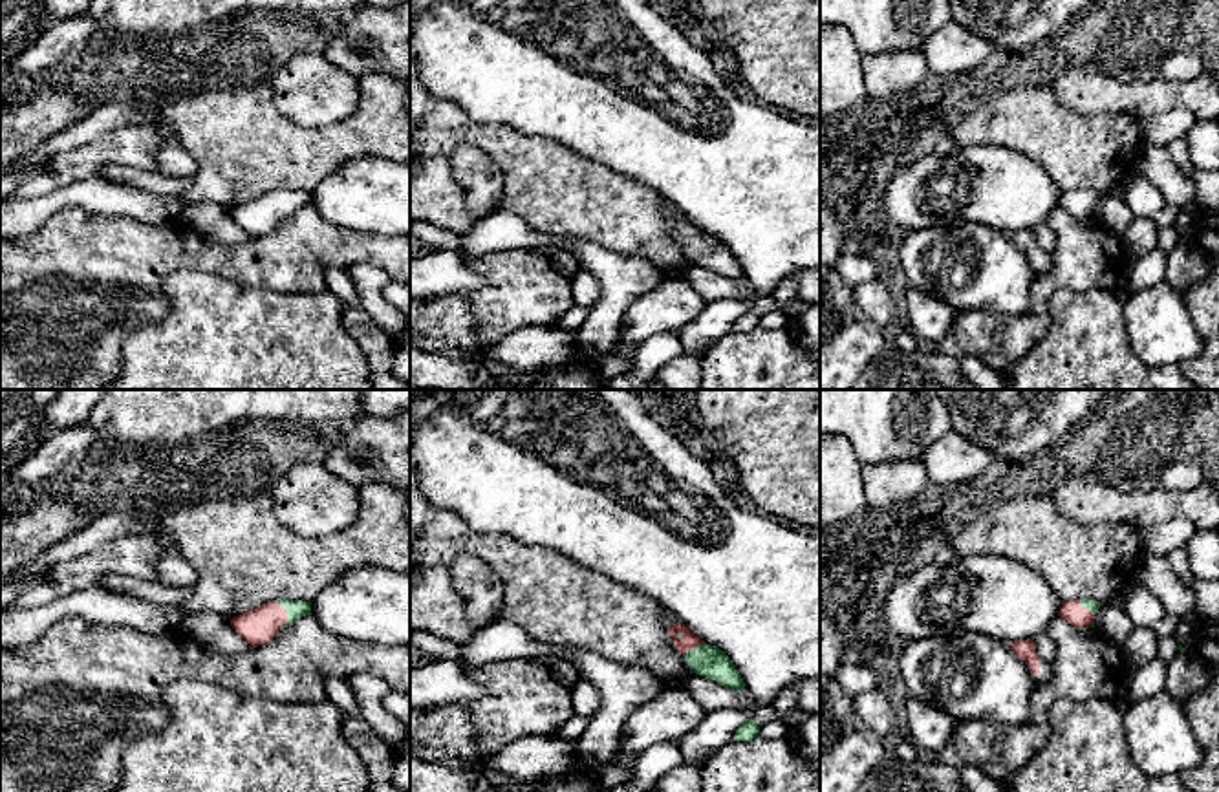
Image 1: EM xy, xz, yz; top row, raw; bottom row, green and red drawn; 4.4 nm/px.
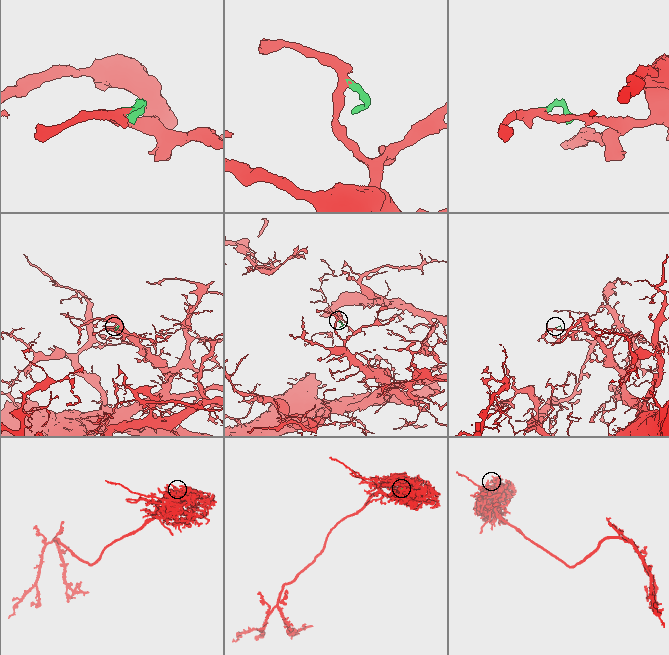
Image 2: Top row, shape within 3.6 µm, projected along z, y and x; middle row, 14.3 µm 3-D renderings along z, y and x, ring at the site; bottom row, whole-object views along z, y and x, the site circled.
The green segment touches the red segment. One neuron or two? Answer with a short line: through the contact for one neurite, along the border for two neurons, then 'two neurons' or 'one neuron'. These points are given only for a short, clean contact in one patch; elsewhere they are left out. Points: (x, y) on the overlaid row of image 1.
xy (295, 610), (288, 615), (275, 615), (258, 626) | one neuron

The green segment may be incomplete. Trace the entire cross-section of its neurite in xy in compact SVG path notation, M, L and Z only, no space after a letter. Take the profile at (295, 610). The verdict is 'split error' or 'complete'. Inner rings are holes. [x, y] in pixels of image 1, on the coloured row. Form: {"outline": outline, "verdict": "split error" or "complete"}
{"outline": "M280 598L231 618L231 626L247 644L256 648L306 615L311 615L311 602Z", "verdict": "split error"}

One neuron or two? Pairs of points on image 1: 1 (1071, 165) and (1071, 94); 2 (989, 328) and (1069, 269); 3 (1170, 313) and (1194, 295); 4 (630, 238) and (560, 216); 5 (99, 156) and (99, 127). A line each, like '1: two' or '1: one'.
1: two
2: one
3: two
4: one
5: two

